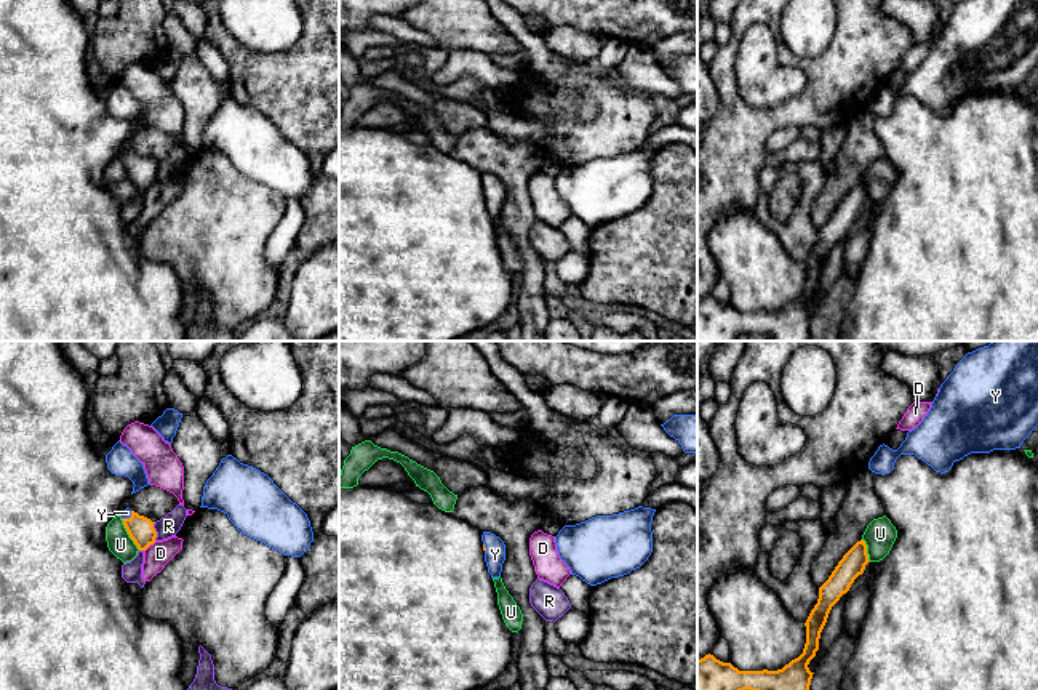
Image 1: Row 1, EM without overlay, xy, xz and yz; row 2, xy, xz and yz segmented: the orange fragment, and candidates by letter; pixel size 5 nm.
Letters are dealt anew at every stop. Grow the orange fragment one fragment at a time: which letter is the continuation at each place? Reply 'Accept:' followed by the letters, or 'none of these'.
Accept: Y

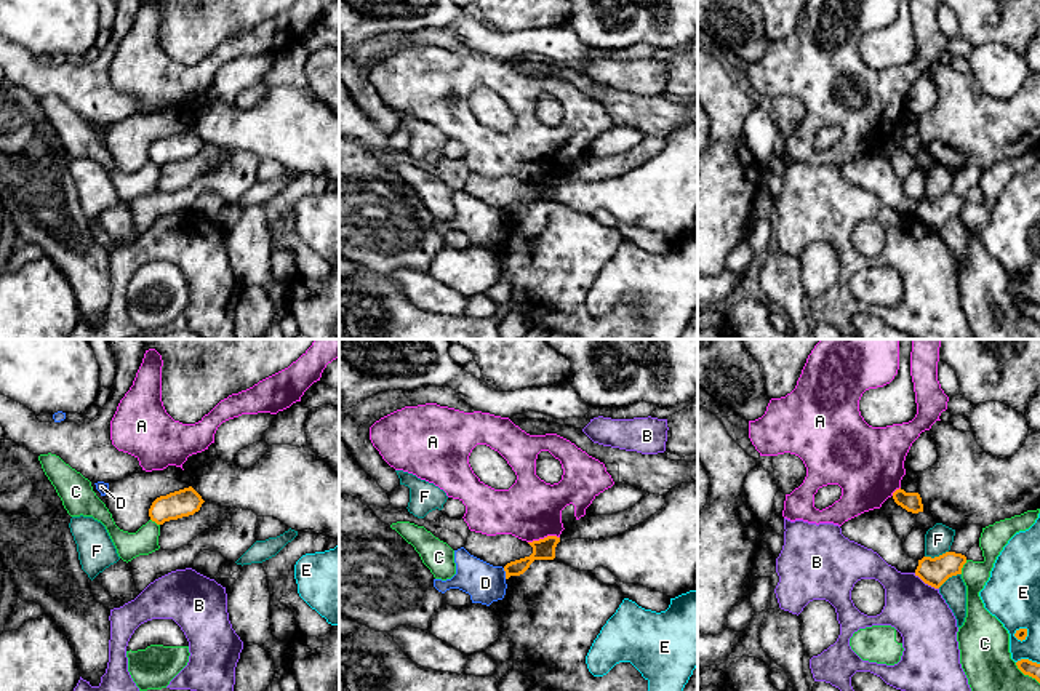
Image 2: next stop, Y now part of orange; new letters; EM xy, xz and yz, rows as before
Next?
Accept: none of these

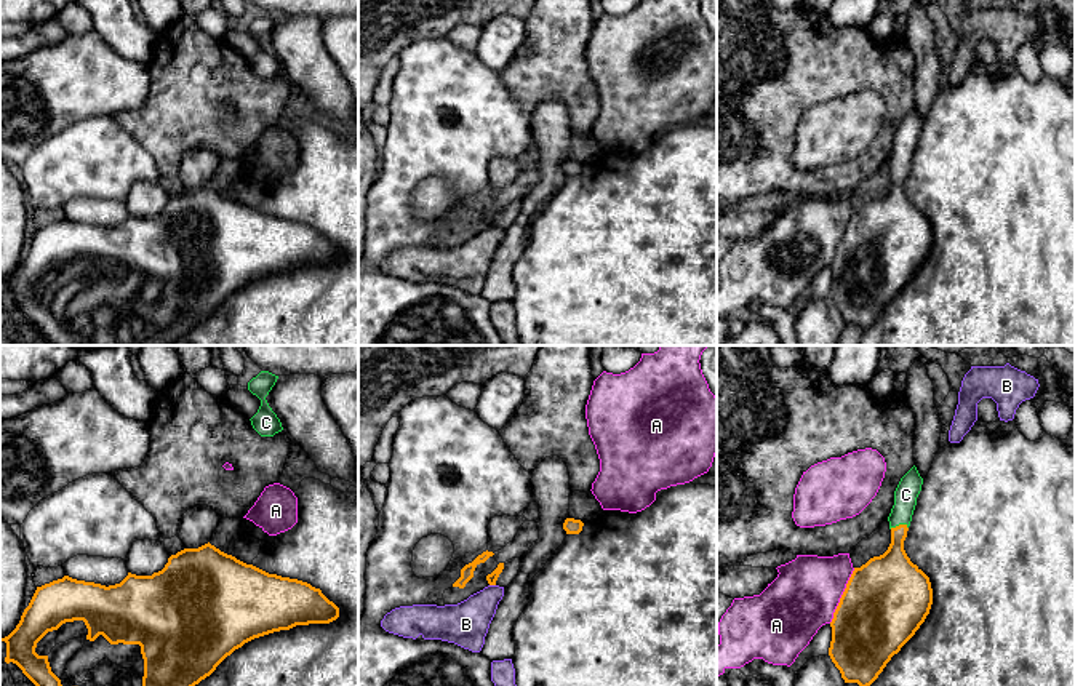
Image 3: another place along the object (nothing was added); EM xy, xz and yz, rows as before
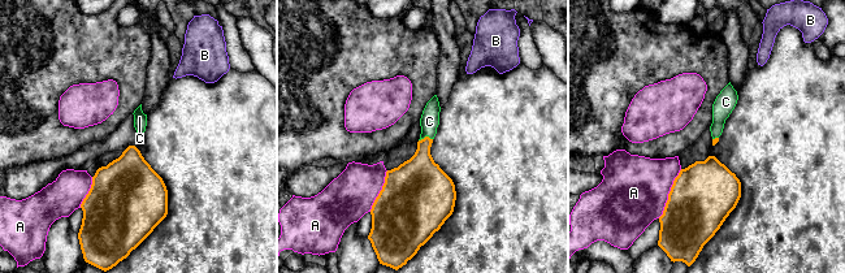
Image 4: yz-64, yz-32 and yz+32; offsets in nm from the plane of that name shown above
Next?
Accept: C

